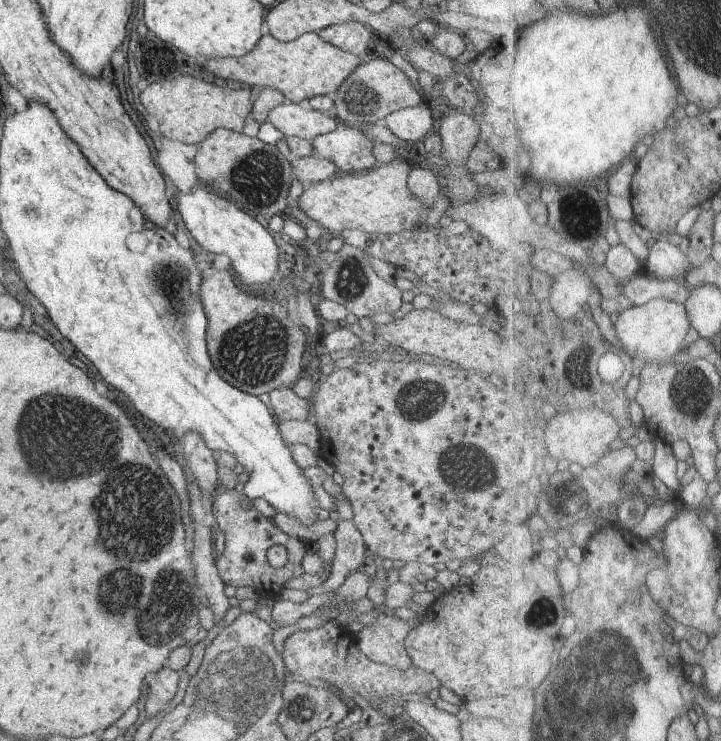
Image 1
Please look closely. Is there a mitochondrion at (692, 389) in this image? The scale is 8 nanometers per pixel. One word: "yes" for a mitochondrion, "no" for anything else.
yes

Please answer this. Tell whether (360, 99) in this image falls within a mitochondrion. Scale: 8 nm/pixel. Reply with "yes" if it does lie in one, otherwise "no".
yes

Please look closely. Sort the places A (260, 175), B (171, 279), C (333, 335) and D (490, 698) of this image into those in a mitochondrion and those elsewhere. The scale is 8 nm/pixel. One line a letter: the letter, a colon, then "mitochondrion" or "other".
A: mitochondrion
B: mitochondrion
C: other
D: other

